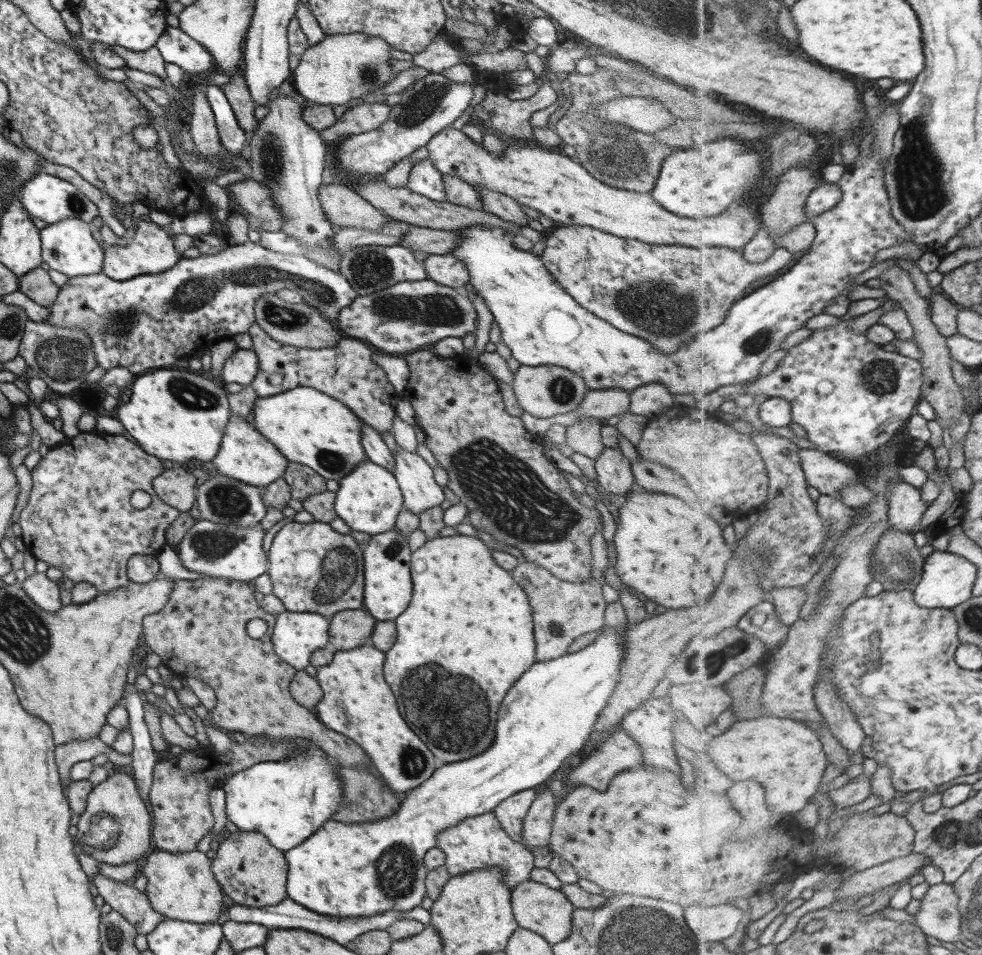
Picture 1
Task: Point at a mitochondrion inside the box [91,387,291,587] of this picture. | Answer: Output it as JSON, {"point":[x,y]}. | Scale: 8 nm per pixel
{"point":[228,502]}

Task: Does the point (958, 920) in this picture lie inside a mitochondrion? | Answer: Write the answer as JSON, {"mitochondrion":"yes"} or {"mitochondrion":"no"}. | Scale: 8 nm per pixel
{"mitochondrion":"yes"}

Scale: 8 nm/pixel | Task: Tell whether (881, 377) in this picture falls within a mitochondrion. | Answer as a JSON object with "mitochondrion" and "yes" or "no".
{"mitochondrion":"yes"}

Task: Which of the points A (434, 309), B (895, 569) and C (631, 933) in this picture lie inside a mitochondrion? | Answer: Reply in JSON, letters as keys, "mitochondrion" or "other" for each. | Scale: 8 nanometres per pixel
{"A":"mitochondrion","B":"mitochondrion","C":"mitochondrion"}

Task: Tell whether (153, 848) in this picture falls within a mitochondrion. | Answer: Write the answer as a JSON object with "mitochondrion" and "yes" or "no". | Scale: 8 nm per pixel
{"mitochondrion":"no"}

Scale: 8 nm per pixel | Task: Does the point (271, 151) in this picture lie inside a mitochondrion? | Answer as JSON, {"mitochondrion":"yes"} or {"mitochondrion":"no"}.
{"mitochondrion":"yes"}

